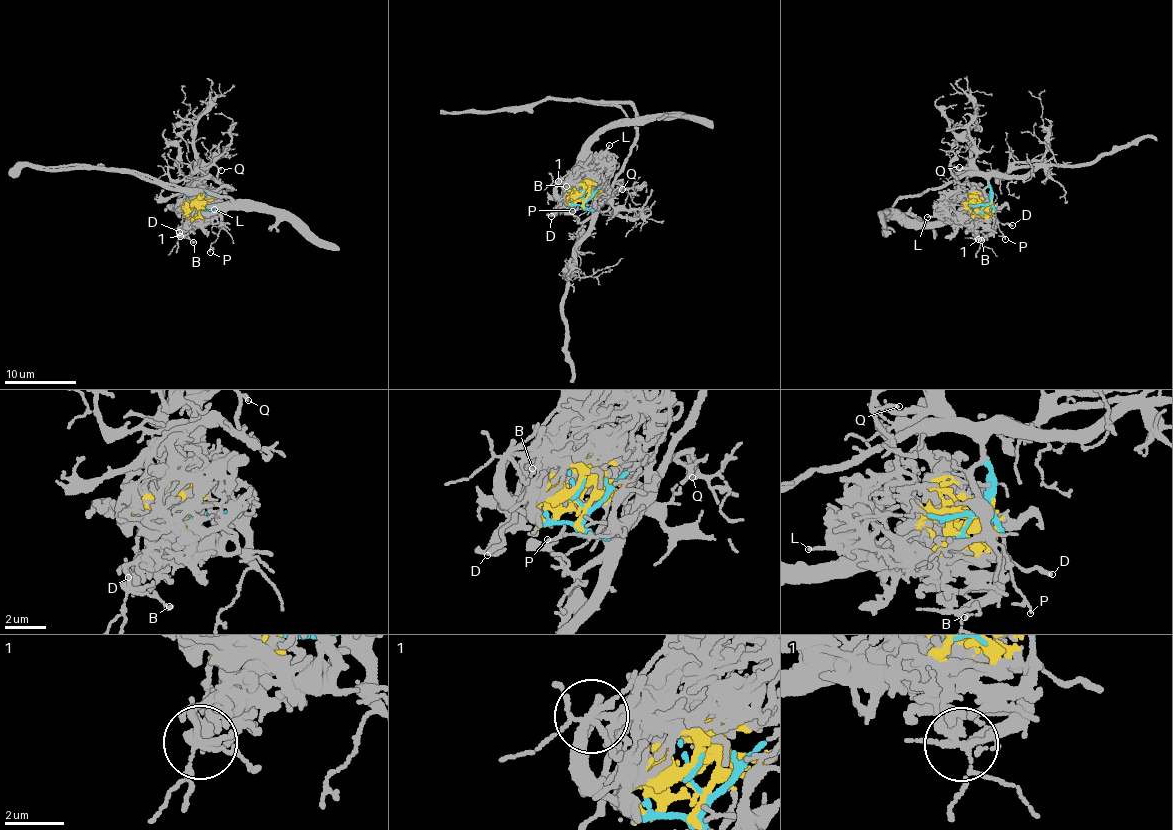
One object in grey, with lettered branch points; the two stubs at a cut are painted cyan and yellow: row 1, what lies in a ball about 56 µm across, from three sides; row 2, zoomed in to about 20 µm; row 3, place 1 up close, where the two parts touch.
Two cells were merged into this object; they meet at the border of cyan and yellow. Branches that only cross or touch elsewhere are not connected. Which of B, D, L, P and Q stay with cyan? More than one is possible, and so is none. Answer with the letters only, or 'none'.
P, Q

